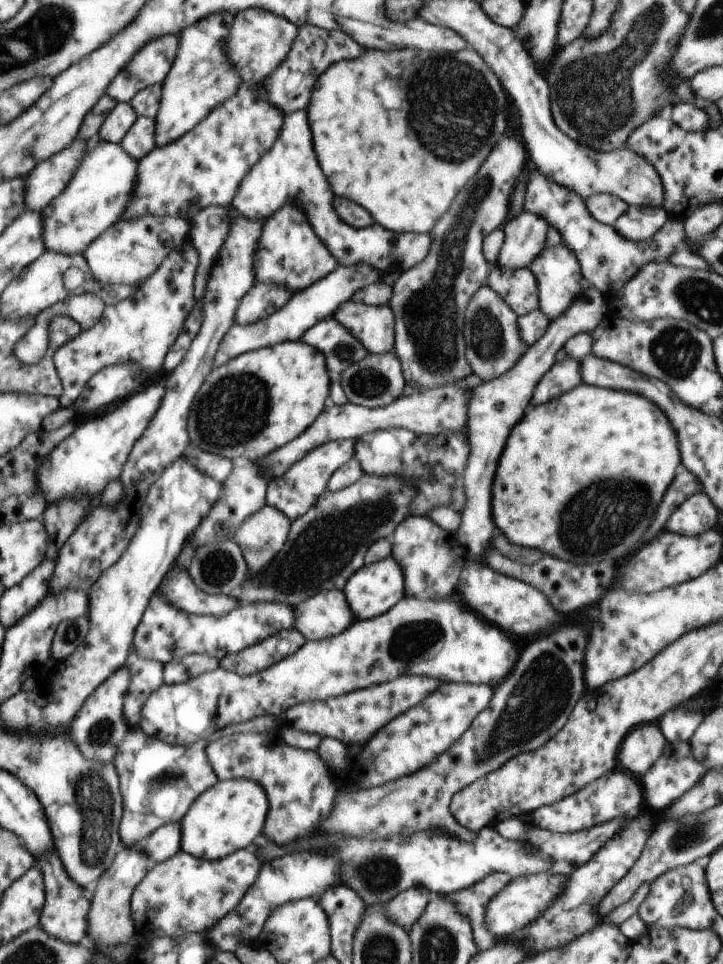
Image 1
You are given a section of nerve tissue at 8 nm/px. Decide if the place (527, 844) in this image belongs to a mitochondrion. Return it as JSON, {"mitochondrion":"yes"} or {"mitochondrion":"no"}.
{"mitochondrion":"no"}

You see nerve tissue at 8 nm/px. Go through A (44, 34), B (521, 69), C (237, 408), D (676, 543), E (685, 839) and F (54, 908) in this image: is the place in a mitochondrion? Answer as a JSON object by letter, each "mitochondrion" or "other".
{"A":"mitochondrion","B":"other","C":"mitochondrion","D":"other","E":"mitochondrion","F":"other"}

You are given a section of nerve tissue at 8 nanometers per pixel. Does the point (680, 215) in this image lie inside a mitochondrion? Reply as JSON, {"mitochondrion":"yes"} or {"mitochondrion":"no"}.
{"mitochondrion":"no"}

